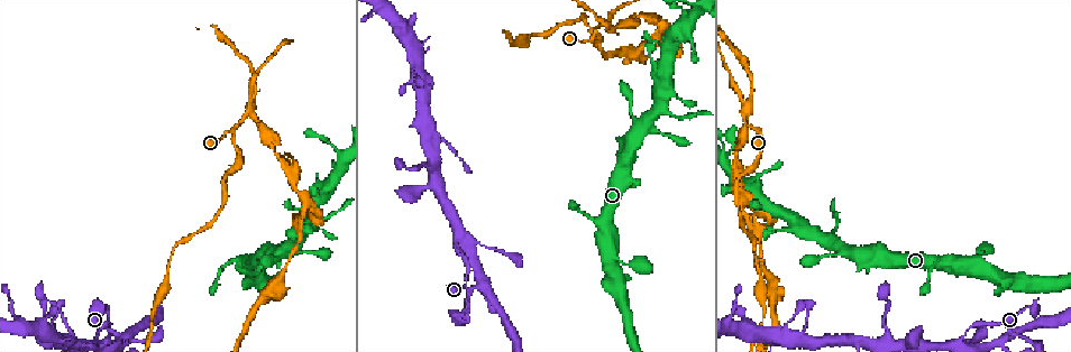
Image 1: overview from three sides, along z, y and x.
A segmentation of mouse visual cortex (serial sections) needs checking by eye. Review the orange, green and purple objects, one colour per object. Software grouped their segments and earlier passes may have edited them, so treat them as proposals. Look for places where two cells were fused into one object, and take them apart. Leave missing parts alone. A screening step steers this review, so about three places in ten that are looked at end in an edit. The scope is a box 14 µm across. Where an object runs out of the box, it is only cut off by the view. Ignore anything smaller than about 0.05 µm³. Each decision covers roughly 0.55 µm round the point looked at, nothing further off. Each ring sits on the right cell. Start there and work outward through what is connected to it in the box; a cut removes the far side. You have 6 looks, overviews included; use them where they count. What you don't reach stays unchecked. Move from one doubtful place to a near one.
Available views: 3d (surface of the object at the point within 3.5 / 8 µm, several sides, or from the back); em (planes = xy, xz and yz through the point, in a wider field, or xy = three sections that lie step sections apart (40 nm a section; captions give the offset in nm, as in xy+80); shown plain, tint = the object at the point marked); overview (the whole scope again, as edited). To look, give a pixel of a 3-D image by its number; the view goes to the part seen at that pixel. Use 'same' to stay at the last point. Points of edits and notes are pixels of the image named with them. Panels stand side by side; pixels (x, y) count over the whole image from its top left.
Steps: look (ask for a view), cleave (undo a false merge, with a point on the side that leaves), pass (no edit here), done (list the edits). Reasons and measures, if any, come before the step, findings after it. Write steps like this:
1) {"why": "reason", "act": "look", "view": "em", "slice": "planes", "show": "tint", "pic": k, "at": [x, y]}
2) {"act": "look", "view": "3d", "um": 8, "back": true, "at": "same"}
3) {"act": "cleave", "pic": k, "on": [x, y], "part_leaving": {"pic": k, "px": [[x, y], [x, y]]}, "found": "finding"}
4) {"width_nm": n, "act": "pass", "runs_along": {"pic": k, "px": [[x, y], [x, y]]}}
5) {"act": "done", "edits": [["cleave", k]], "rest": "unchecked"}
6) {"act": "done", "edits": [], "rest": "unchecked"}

{"why": "small branch off a trunk", "act": "look", "view": "em", "slice": "xy", "step": 3, "show": "tint", "pic": 1, "at": [660, 104]}

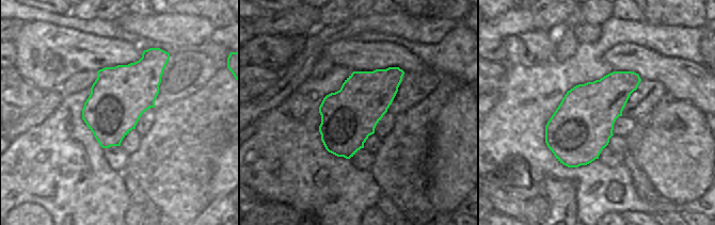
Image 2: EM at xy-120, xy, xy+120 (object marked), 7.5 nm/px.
{"act": "look", "view": "3d", "um": 3.5, "at": "same"}

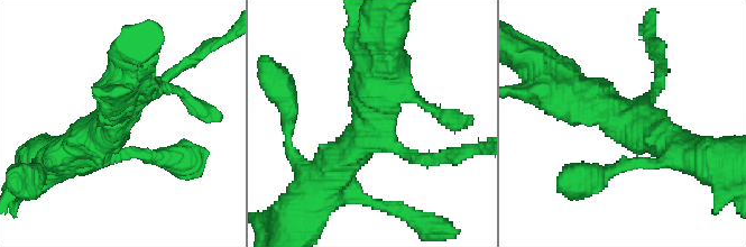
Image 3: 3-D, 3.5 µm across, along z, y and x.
{"act": "cleave", "pic": 3, "on": [172, 73], "part_leaving": {"pic": 3, "px": [[393, 145], [416, 159], [479, 147]]}, "found": "a second cell is stuck on"}

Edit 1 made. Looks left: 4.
{"act": "look", "view": "overview"}

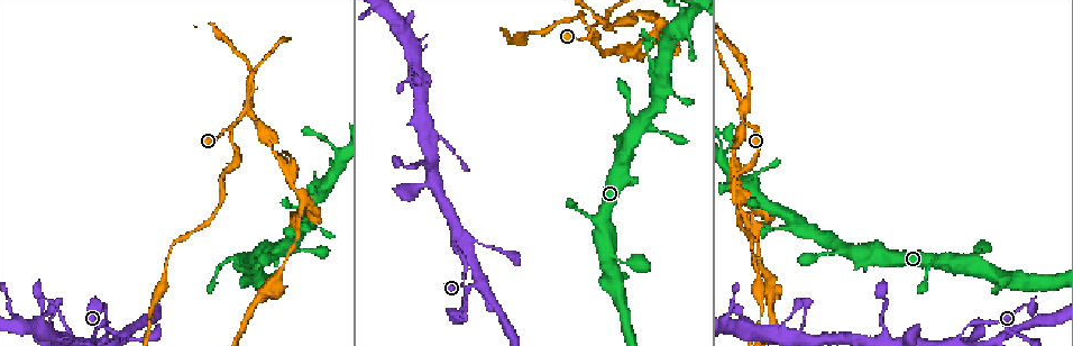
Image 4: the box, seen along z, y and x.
{"act": "look", "view": "3d", "um": 3.5, "pic": 4, "at": [650, 58]}

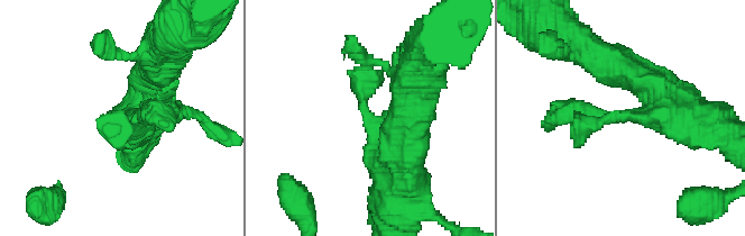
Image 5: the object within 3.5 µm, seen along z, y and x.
{"act": "look", "view": "em", "slice": "xy", "step": 3, "show": "plain", "pic": 5, "at": [369, 118]}

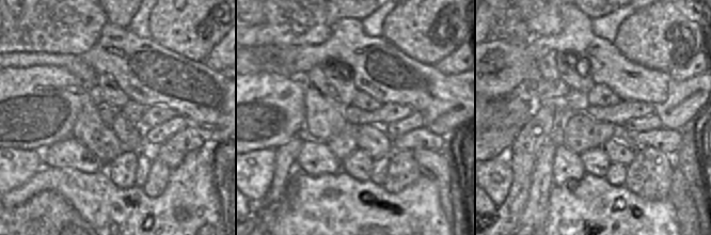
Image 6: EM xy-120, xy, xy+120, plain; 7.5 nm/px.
{"why": "with the object marked", "act": "look", "view": "em", "slice": "xy", "step": 3, "show": "tint", "at": "same"}

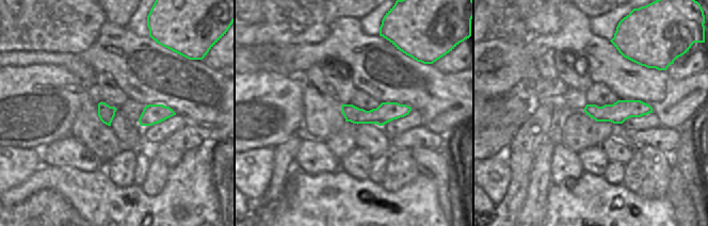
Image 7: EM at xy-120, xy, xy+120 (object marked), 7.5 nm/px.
{"act": "pass", "runs_along": {"pic": 5, "px": [[686, 119], [612, 116], [575, 146]]}, "found": "all the same cell"}

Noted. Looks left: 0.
{"act": "done", "edits": [["cleave", 3]], "rest": "unchecked"}

